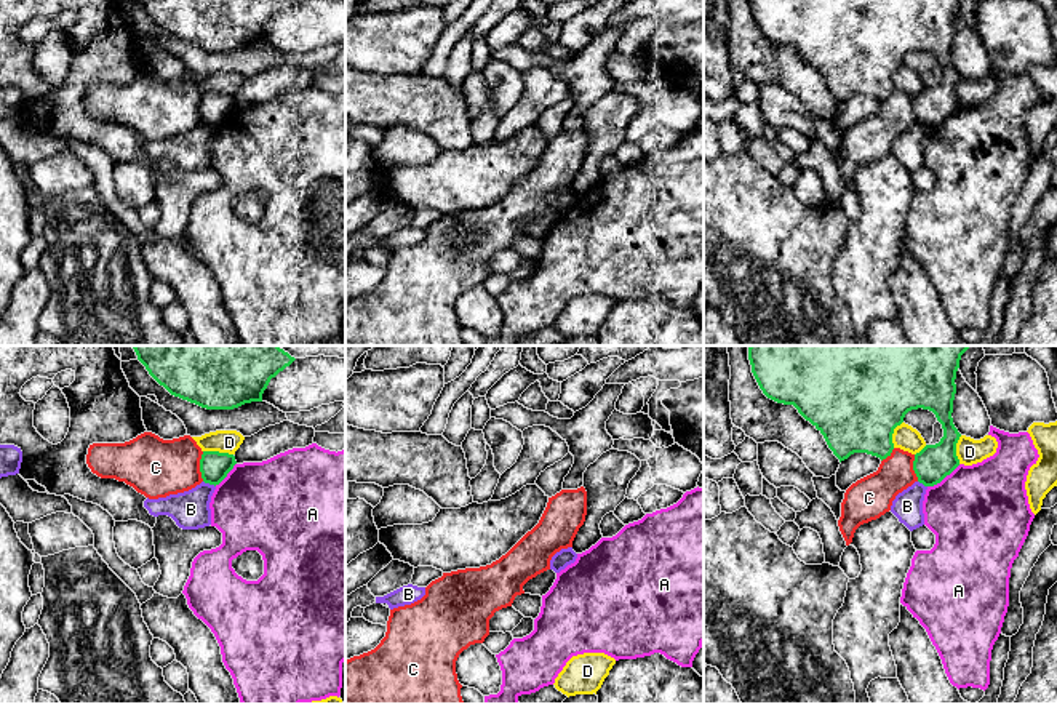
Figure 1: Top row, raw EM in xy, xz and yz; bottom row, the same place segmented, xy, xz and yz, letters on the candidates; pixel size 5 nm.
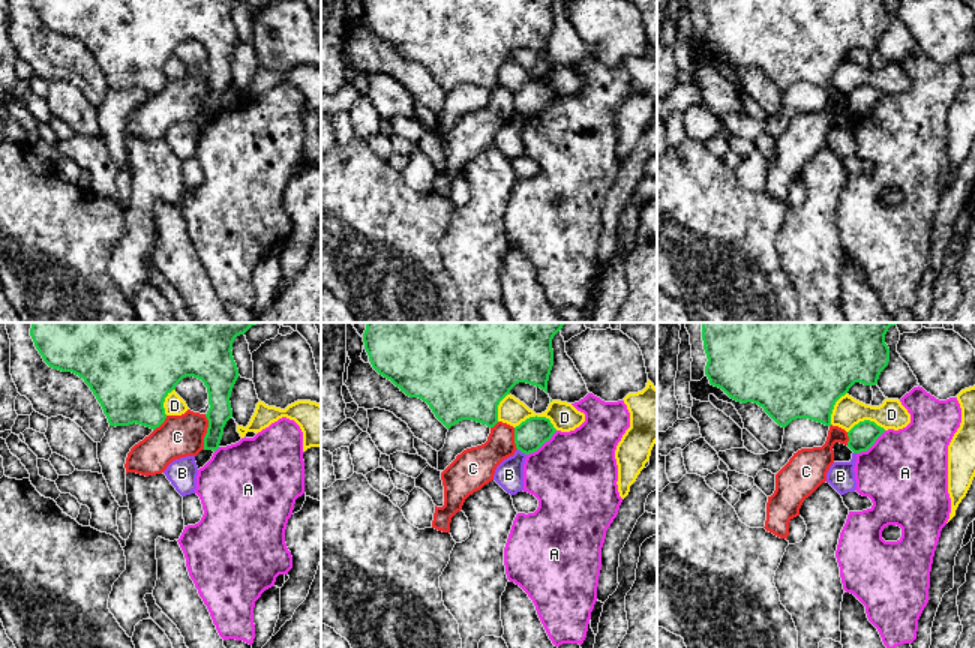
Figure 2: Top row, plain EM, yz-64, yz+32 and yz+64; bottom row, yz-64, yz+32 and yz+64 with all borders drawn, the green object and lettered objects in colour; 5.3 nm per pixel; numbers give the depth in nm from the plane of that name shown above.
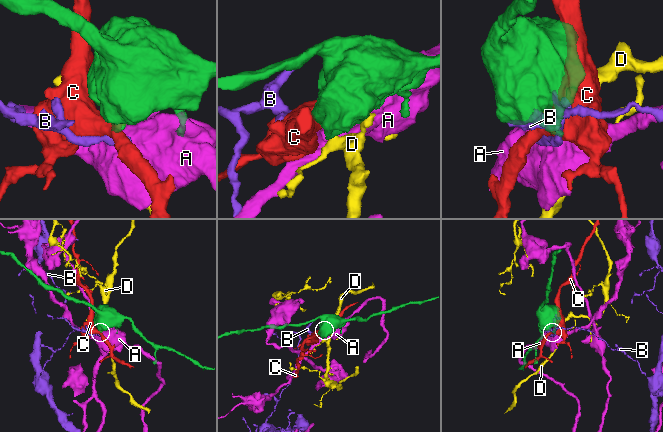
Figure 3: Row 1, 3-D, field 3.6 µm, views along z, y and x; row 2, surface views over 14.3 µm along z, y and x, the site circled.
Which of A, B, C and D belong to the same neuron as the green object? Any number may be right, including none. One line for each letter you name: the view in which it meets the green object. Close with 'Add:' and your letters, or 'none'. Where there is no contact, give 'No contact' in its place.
Add: none

